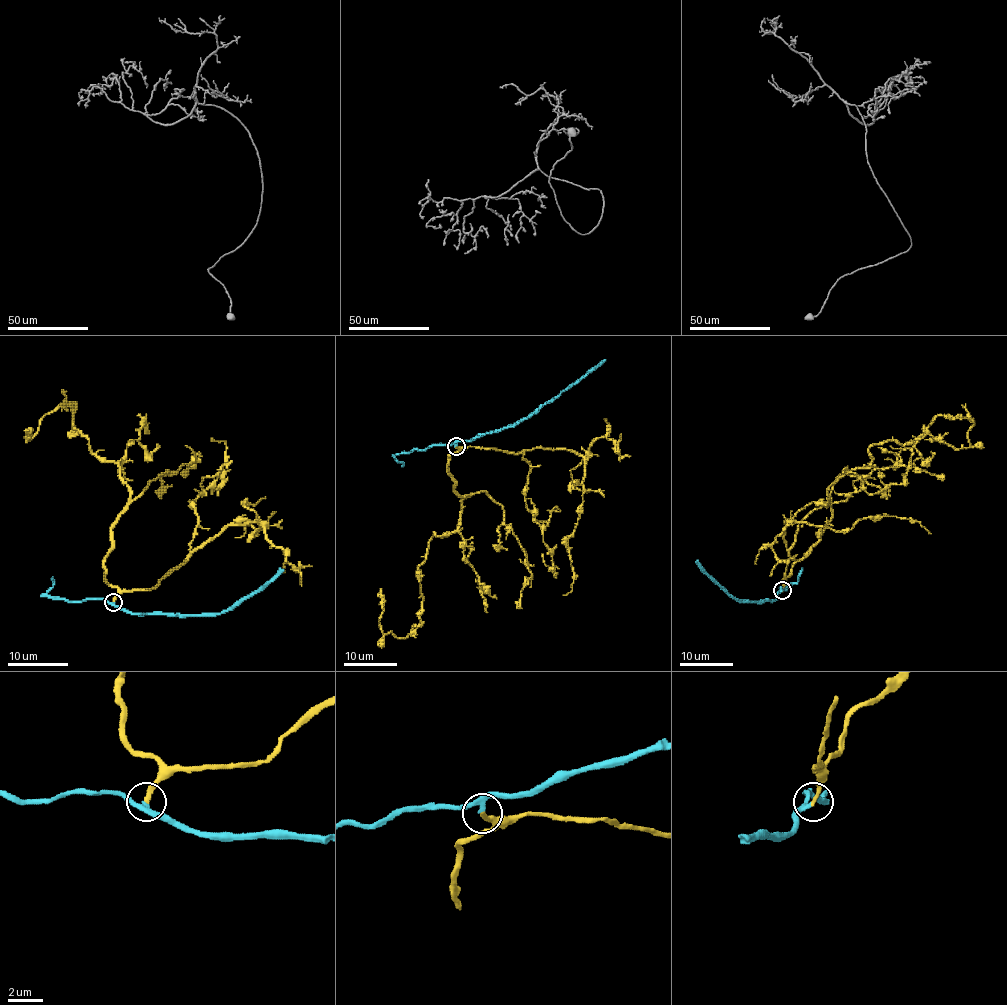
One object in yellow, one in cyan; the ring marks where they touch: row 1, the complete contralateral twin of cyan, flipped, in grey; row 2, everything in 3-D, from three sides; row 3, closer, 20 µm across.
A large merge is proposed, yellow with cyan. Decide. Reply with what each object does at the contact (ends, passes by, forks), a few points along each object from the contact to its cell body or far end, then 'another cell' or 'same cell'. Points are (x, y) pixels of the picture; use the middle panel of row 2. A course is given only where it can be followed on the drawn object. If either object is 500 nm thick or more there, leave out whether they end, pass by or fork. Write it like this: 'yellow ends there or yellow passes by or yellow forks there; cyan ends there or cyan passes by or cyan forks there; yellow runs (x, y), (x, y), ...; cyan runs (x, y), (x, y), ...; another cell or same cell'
yellow ends there; cyan passes by; yellow runs (456, 447), (448, 472), (470, 494), (458, 527), (430, 539), (420, 624), (405, 637), (383, 632), (380, 588); cyan runs (456, 445), (458, 441), (469, 441), (514, 427), (577, 383), (605, 359); same cell

